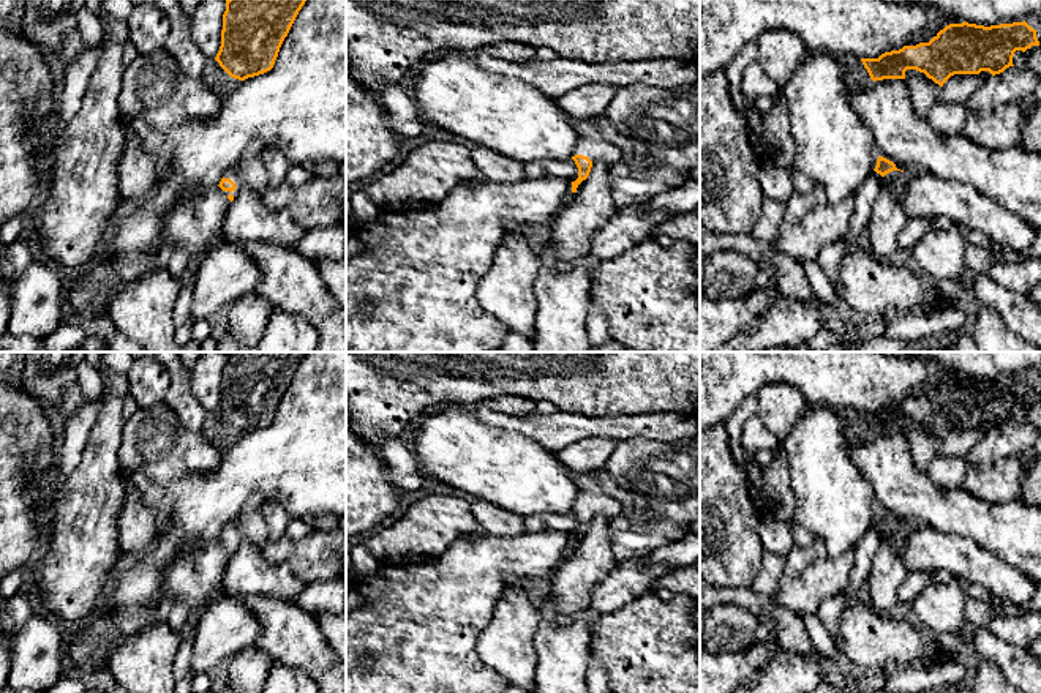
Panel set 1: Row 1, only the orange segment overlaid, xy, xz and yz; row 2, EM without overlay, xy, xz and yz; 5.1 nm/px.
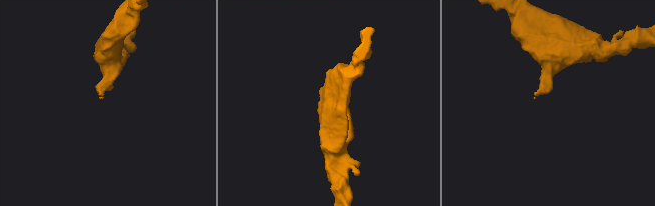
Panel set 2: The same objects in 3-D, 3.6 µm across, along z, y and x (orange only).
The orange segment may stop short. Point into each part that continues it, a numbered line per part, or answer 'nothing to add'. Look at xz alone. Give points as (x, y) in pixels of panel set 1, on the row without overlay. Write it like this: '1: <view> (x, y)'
1: xz (591, 496)

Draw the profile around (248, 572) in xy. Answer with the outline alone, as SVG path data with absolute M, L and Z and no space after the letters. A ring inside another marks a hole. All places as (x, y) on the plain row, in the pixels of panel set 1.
M243 541L234 551L223 575L223 587L231 595L265 595L295 603L305 582L284 562L270 562L262 548Z

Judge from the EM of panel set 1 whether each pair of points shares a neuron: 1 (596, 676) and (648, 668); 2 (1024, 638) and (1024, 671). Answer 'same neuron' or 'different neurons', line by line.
1: different neurons
2: different neurons

